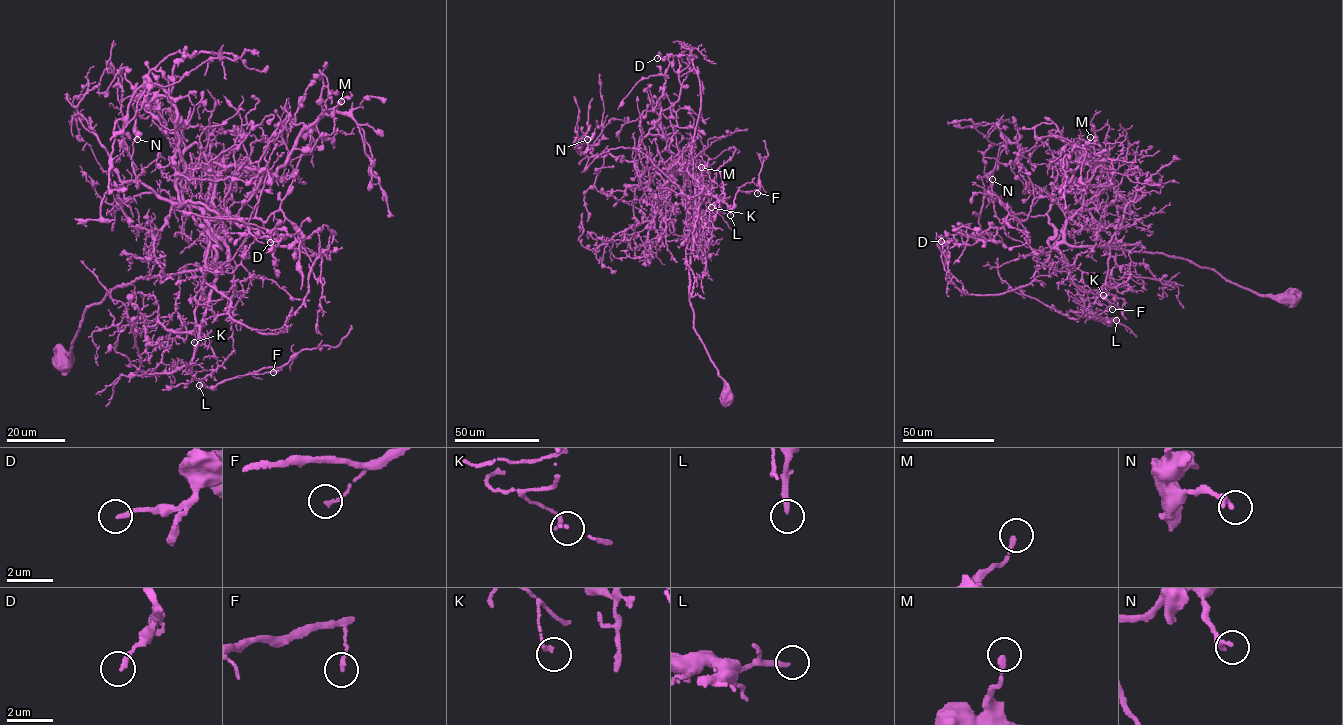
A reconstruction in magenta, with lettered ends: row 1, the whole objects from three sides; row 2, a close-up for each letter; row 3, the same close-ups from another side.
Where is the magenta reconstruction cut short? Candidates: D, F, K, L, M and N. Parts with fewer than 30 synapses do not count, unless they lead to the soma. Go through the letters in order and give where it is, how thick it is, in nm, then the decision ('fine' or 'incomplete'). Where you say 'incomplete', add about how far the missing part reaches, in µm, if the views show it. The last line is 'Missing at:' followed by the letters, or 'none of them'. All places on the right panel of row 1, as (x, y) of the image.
D: (941, 241) | 200 nm | fine
F: (1112, 309) | 160 nm | fine
K: (1103, 295) | 180 nm | fine
L: (1116, 320) | 220 nm | incomplete | 20 µm
M: (1090, 137) | 180 nm | fine
N: (992, 179) | 280 nm | fine
Missing at: L

